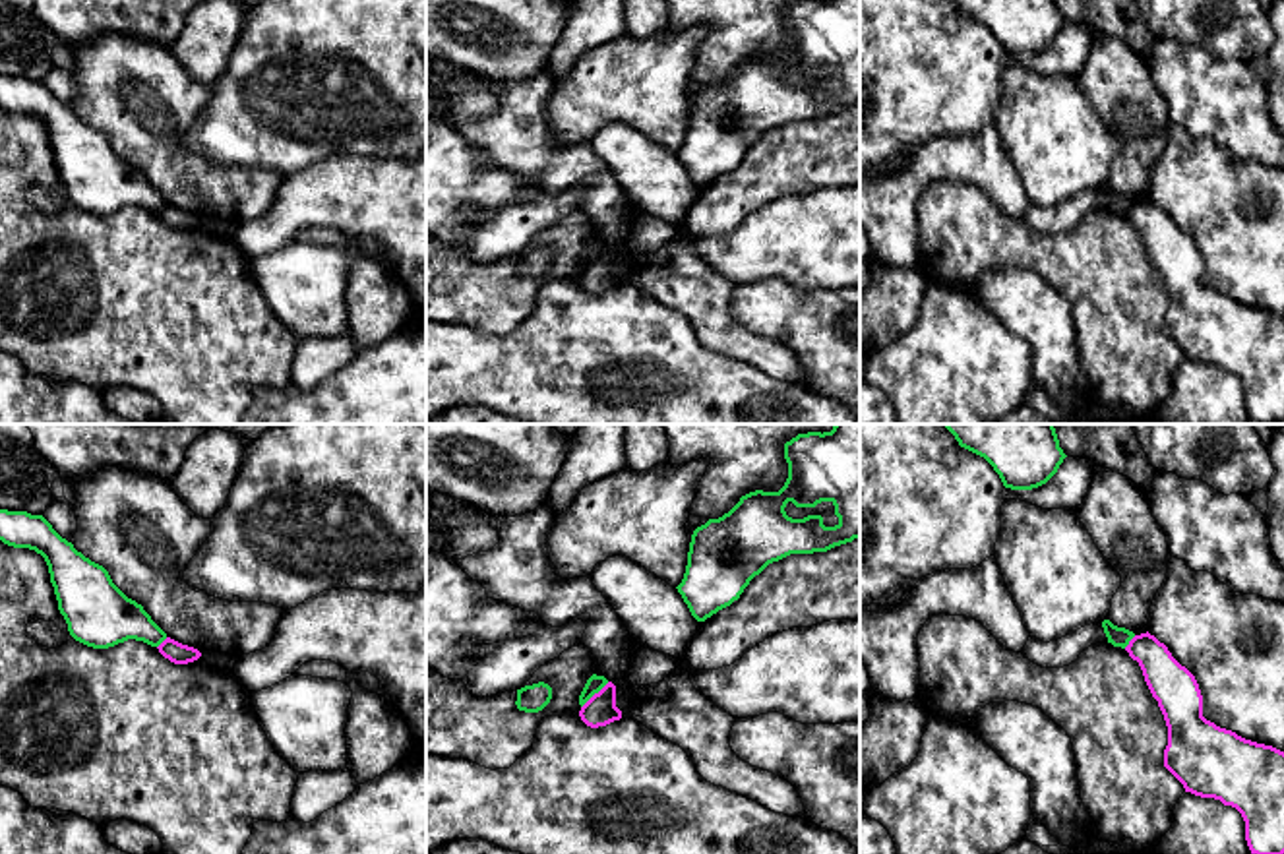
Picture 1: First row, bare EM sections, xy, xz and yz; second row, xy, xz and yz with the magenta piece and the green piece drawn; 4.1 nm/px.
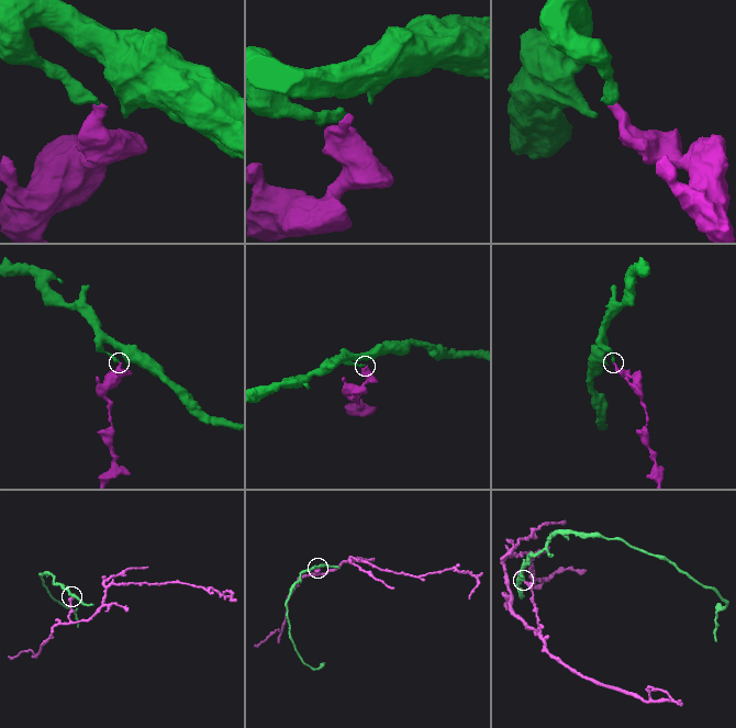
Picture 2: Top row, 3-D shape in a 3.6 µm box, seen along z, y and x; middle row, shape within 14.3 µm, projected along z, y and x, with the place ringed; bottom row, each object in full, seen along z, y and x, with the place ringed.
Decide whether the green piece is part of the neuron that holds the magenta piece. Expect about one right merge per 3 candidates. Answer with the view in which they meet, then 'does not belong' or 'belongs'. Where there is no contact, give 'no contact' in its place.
xz | does not belong

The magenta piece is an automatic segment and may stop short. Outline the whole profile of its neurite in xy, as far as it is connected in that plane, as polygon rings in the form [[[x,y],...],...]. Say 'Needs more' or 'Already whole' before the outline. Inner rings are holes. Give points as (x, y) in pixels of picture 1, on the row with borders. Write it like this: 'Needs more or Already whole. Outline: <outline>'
Already whole. Outline: [[[167,637],[157,649],[165,658],[174,664],[188,664],[201,656],[198,649],[182,645],[170,637]]]

